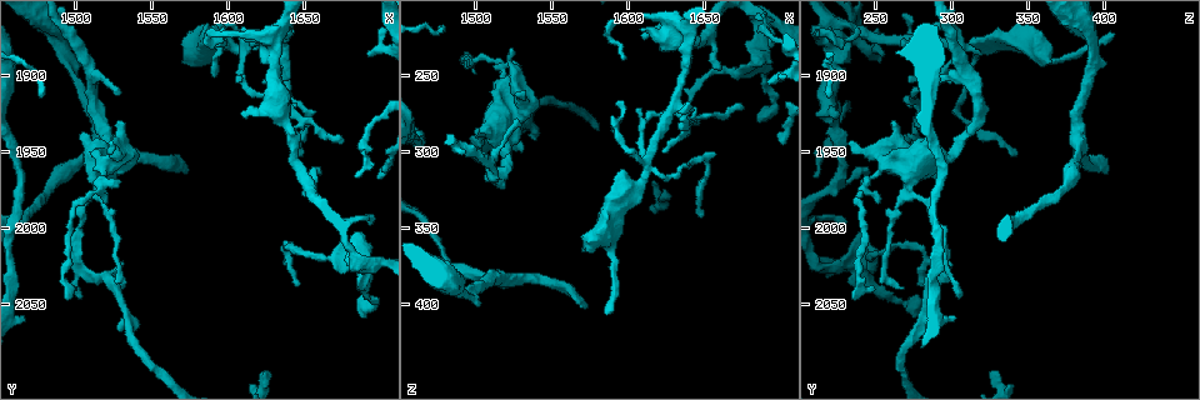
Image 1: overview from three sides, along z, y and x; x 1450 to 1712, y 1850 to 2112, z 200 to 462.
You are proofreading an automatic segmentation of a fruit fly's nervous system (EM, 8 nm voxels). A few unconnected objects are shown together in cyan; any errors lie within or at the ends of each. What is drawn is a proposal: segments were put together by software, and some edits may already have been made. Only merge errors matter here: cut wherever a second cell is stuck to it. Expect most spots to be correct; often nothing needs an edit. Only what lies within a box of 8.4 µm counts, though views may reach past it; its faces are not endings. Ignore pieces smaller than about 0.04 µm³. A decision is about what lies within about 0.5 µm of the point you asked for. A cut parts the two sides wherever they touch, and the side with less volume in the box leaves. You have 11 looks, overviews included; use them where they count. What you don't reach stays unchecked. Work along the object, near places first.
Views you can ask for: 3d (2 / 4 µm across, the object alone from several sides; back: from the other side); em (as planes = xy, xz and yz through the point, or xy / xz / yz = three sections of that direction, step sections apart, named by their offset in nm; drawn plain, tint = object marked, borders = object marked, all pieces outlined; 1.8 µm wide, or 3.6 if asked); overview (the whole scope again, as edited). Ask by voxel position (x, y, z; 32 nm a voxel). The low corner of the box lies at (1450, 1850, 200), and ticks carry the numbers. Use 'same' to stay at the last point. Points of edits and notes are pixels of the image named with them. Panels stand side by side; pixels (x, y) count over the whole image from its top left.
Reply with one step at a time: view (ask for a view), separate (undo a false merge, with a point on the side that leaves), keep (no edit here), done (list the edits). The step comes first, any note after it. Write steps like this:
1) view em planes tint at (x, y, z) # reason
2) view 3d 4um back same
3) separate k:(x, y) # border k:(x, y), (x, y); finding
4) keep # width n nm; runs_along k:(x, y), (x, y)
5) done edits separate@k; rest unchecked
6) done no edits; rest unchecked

view em 3.6um yz step 16 tint at (1514, 1940, 382) # branch point

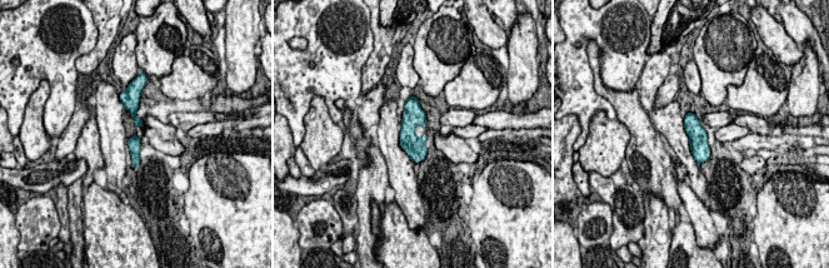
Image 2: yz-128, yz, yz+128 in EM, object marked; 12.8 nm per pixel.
view em 3.6um planes tint same # another direction

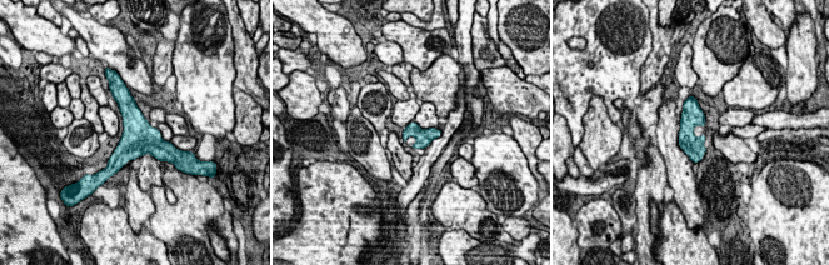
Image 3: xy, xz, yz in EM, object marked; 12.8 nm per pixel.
keep # runs_along 3:(690, 100), (688, 141), (695, 159); one cell here

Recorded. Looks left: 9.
view em planes tint at (1596, 1876, 334) # sudden change in width

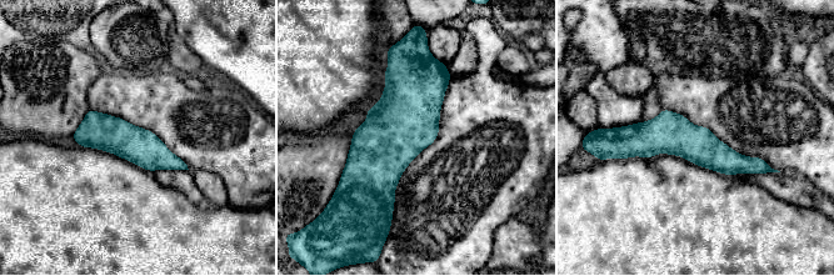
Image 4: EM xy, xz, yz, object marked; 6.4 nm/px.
keep # width 240 nm; runs_along 4:(622, 130), (764, 167); continuous, no second cell

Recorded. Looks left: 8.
view em 3.6um xz step 16 tint at (1518, 1960, 264) # sudden change in width

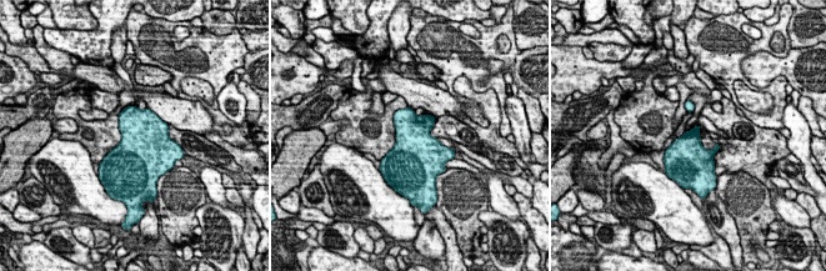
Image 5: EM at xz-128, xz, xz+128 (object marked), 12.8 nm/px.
view em 3.6um planes tint same

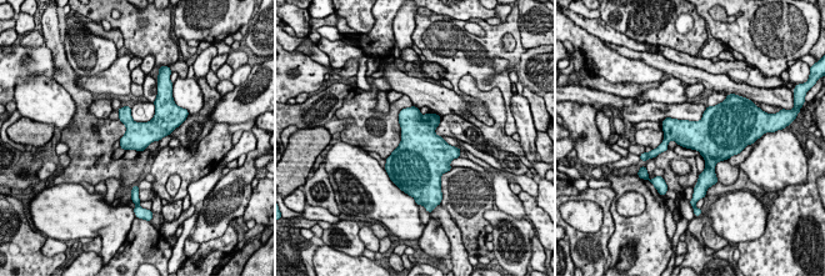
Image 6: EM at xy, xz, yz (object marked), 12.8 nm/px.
keep # width 360 nm; one cell here

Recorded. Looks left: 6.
view em planes tint at (1502, 2024, 294) # sharp bend

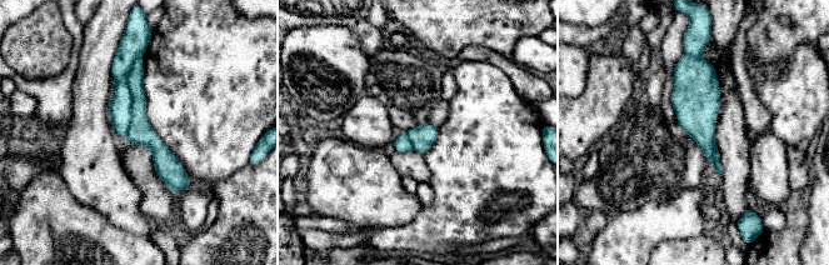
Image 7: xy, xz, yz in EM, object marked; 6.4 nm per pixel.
separate 7:(140, 133) # a second cell is stuck on

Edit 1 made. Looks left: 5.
done edits separate@7; rest unchecked

